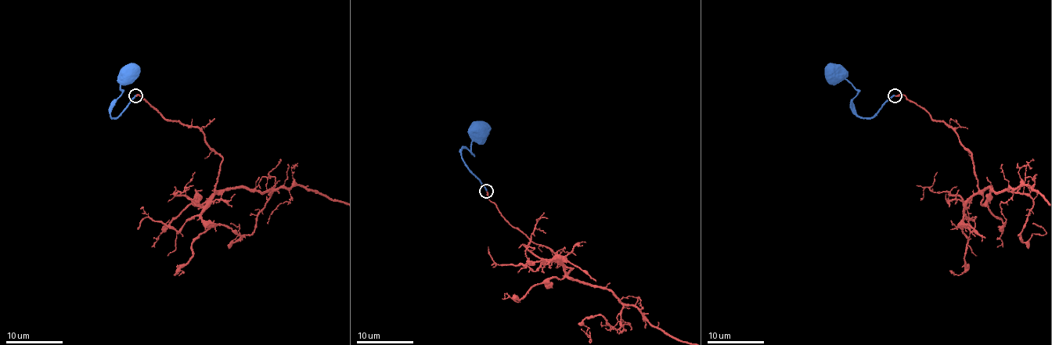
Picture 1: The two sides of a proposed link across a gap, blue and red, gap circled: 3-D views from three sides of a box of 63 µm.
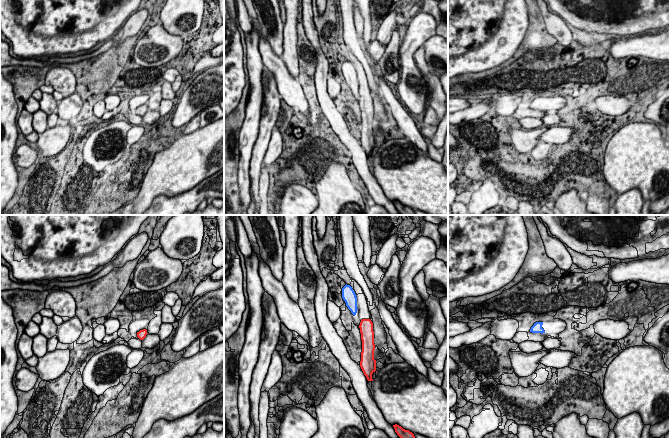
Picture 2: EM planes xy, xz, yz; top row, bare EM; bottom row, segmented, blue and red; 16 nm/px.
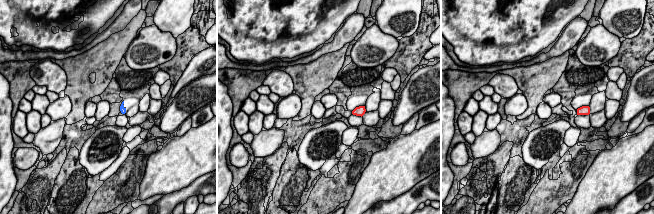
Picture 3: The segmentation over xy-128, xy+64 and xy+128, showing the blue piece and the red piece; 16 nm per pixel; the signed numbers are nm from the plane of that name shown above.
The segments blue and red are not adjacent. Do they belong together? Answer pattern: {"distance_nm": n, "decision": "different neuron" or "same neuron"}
{"distance_nm": 140, "decision": "different neuron"}

